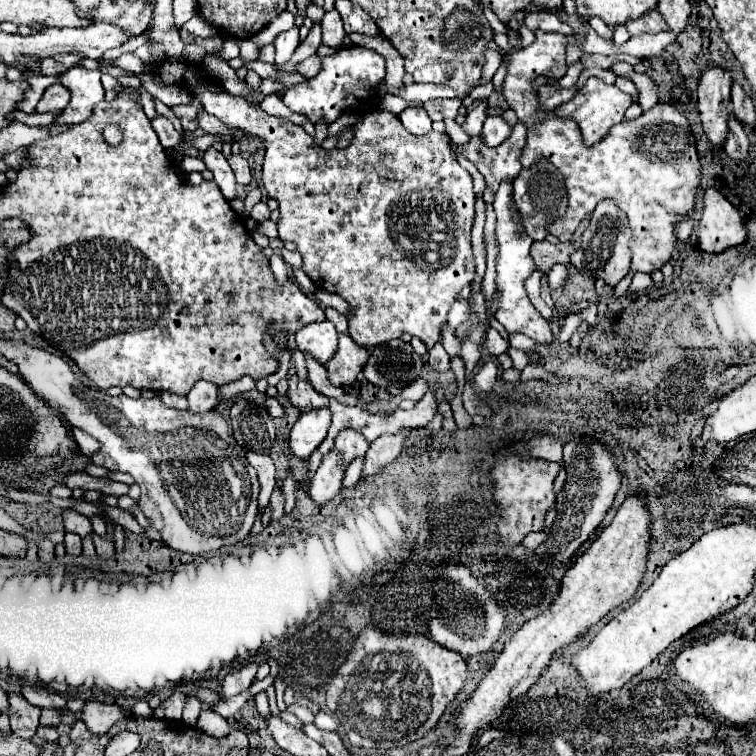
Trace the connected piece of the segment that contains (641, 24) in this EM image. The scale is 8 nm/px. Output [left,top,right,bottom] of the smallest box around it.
[626,8,666,36]

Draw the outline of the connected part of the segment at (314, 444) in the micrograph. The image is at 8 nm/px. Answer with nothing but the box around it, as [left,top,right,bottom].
[290,406,332,458]

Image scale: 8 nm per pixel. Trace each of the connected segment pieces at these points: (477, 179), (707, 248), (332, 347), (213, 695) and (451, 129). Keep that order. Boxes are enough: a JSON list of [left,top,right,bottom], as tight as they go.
[[451,147,486,198],[698,188,746,252],[296,322,338,364],[196,687,223,705],[444,119,470,146]]

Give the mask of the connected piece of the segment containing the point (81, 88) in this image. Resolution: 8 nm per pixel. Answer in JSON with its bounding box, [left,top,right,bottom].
[56,66,104,124]

